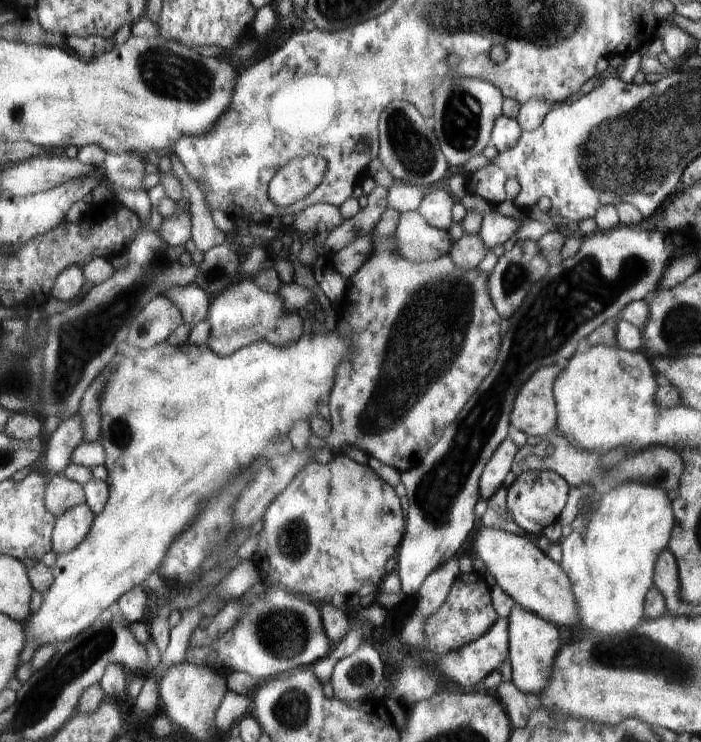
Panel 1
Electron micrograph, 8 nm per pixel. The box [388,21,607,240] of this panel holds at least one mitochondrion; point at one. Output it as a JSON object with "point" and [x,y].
{"point":[461,129]}

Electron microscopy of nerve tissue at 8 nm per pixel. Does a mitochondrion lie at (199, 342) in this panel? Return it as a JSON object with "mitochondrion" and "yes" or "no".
{"mitochondrion":"no"}

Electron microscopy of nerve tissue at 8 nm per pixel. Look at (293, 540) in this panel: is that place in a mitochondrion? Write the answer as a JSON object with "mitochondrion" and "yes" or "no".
{"mitochondrion":"yes"}

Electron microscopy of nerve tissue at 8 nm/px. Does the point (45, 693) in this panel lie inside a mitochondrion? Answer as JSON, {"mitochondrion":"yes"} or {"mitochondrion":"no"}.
{"mitochondrion":"yes"}

